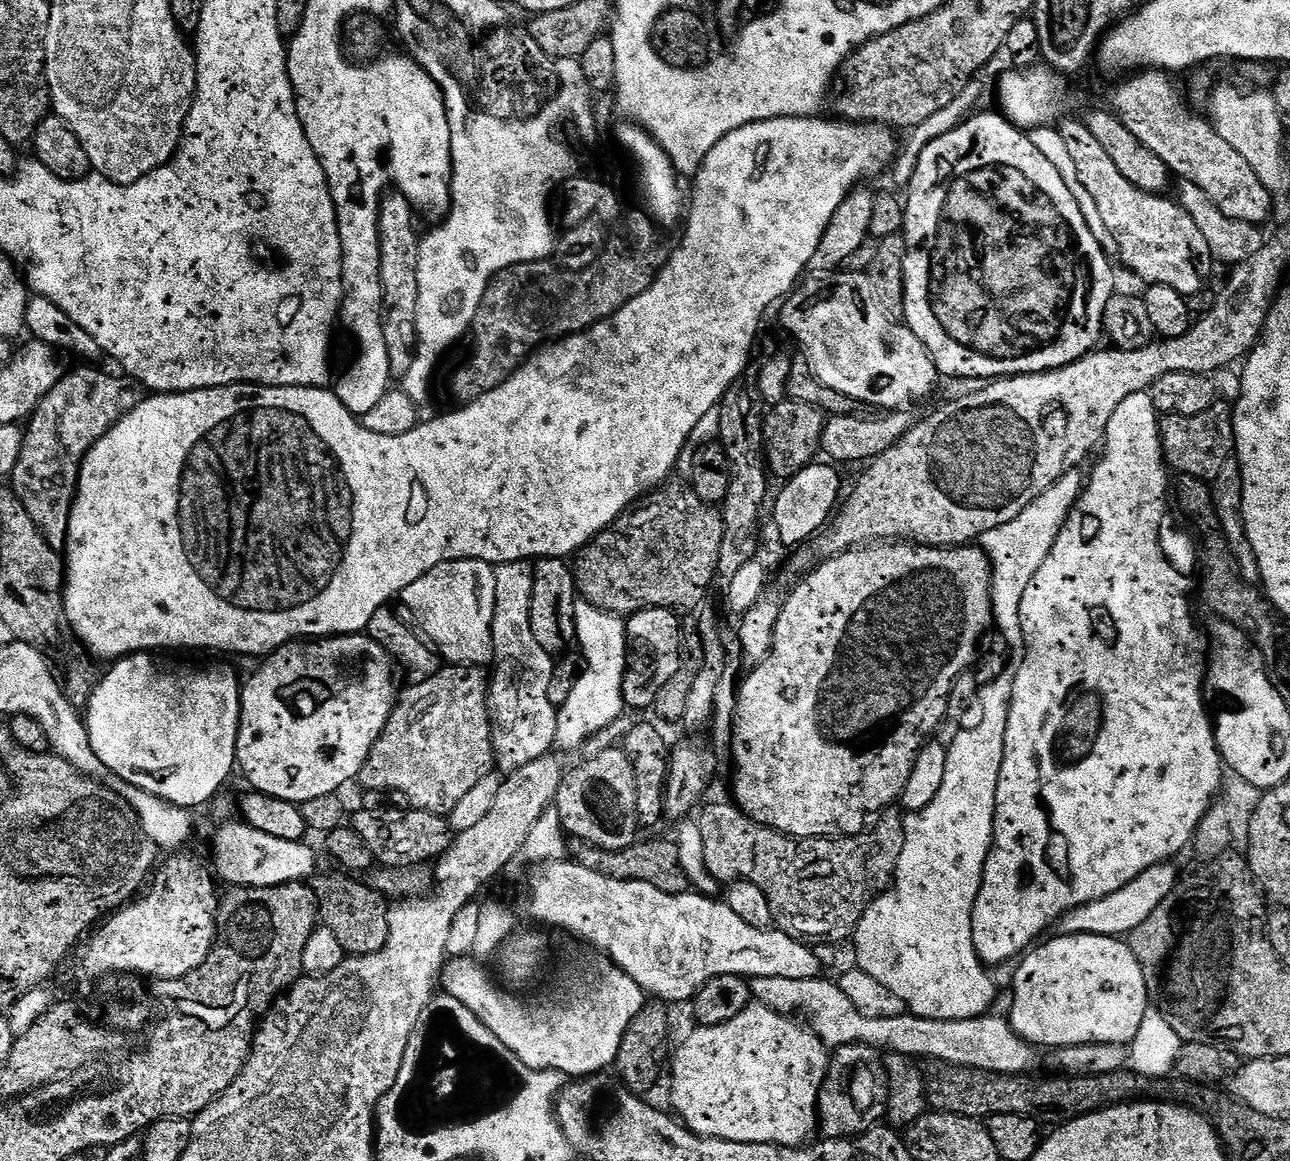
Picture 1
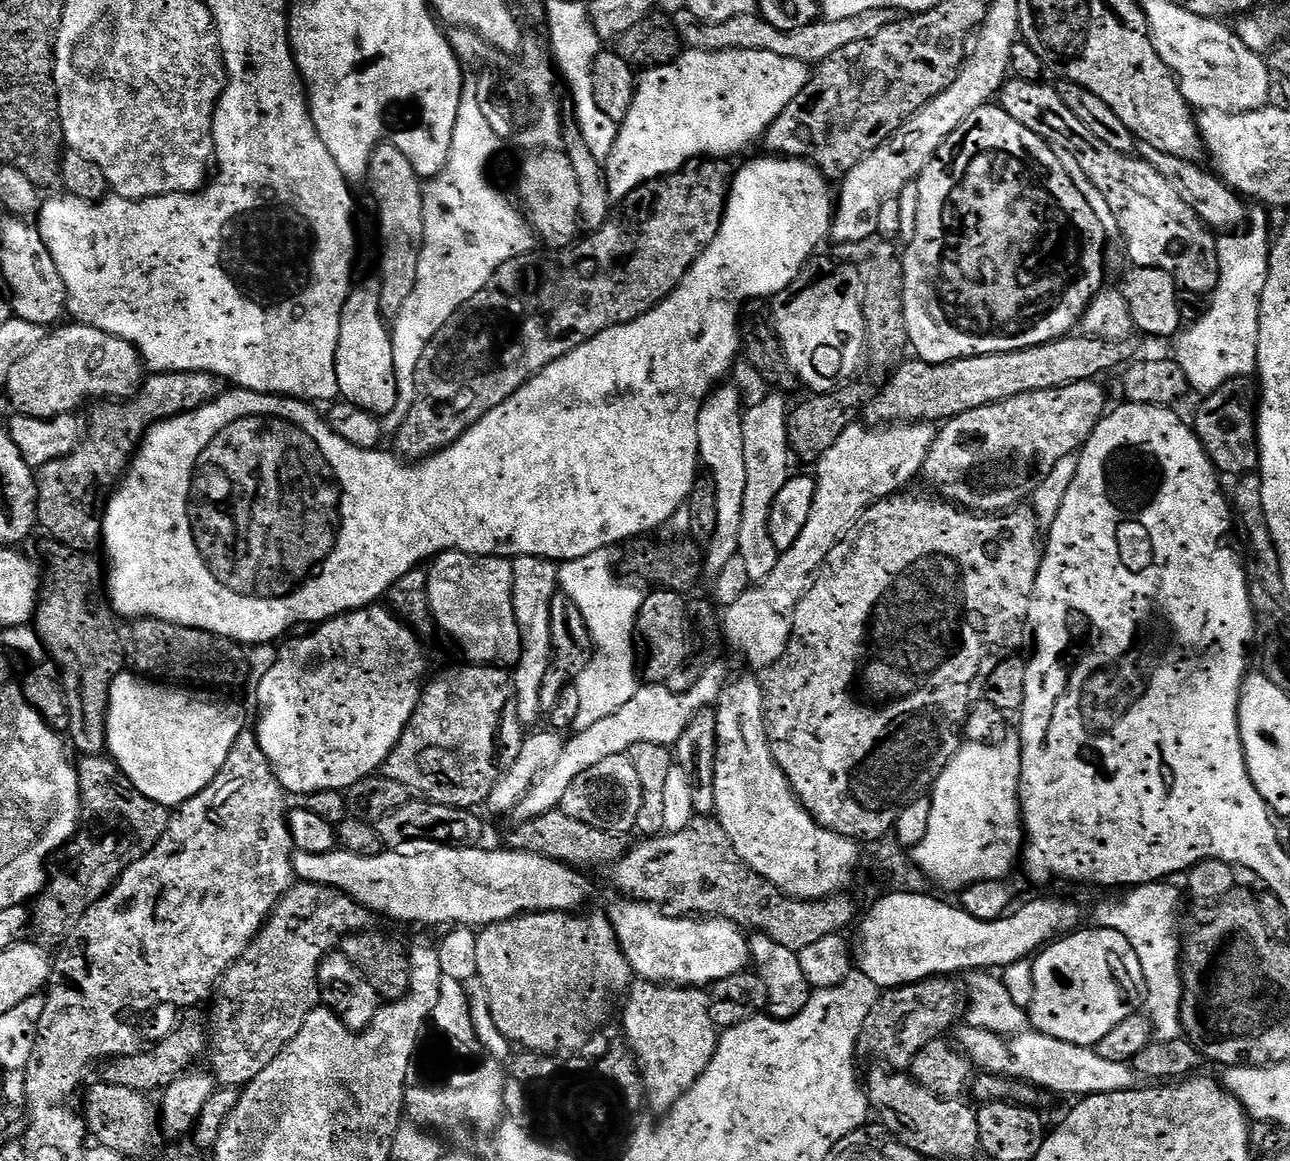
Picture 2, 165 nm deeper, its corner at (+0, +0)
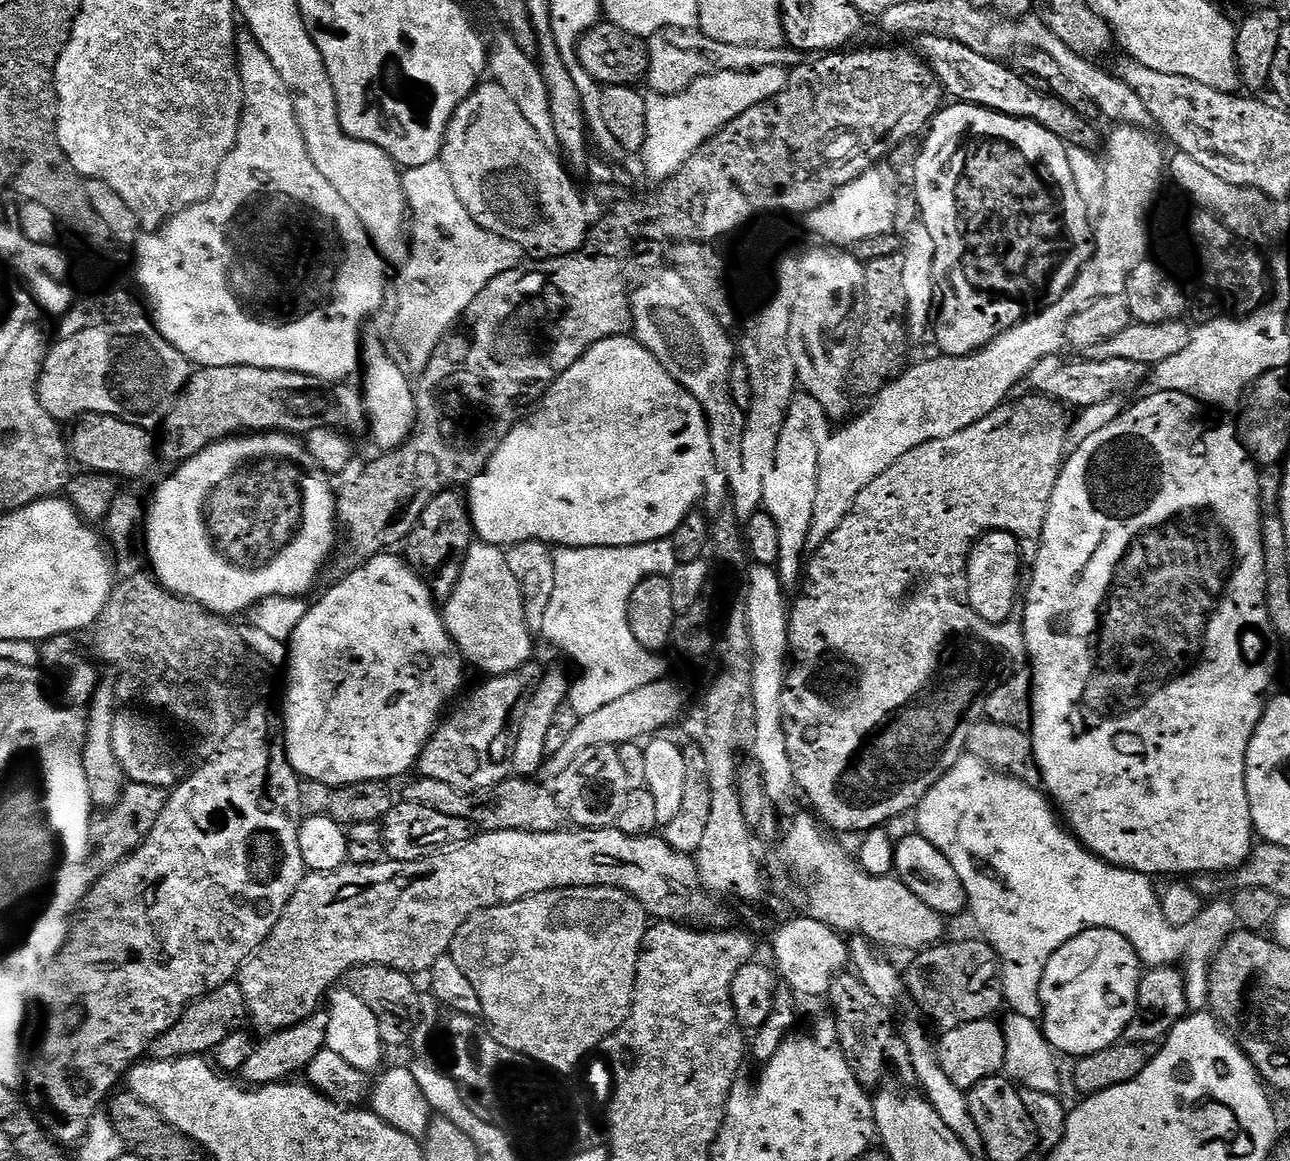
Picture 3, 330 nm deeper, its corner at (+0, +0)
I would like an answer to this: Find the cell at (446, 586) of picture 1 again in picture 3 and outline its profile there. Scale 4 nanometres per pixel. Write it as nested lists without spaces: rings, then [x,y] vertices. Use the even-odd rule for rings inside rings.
[[[473,543],[466,556],[454,594],[443,605],[444,624],[469,665],[477,664],[489,677],[519,673],[532,656],[532,632],[528,629],[530,609],[503,547]]]

